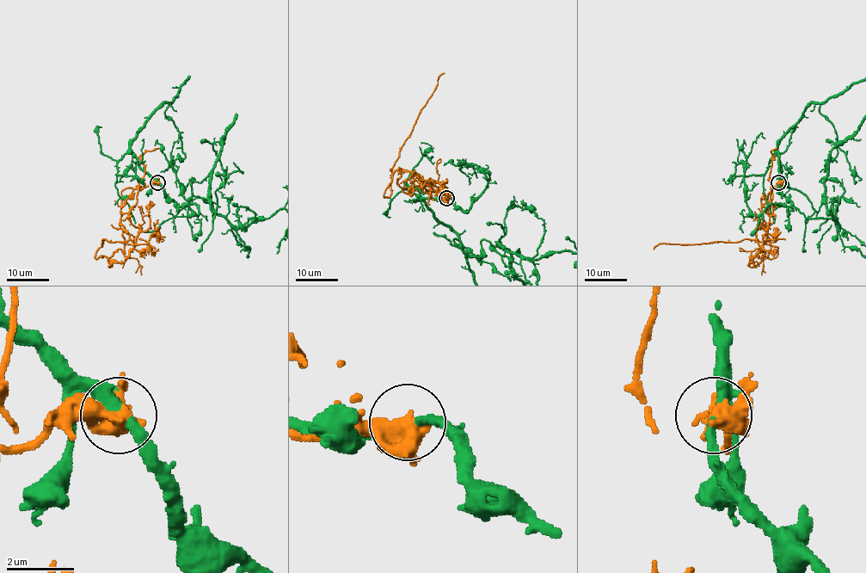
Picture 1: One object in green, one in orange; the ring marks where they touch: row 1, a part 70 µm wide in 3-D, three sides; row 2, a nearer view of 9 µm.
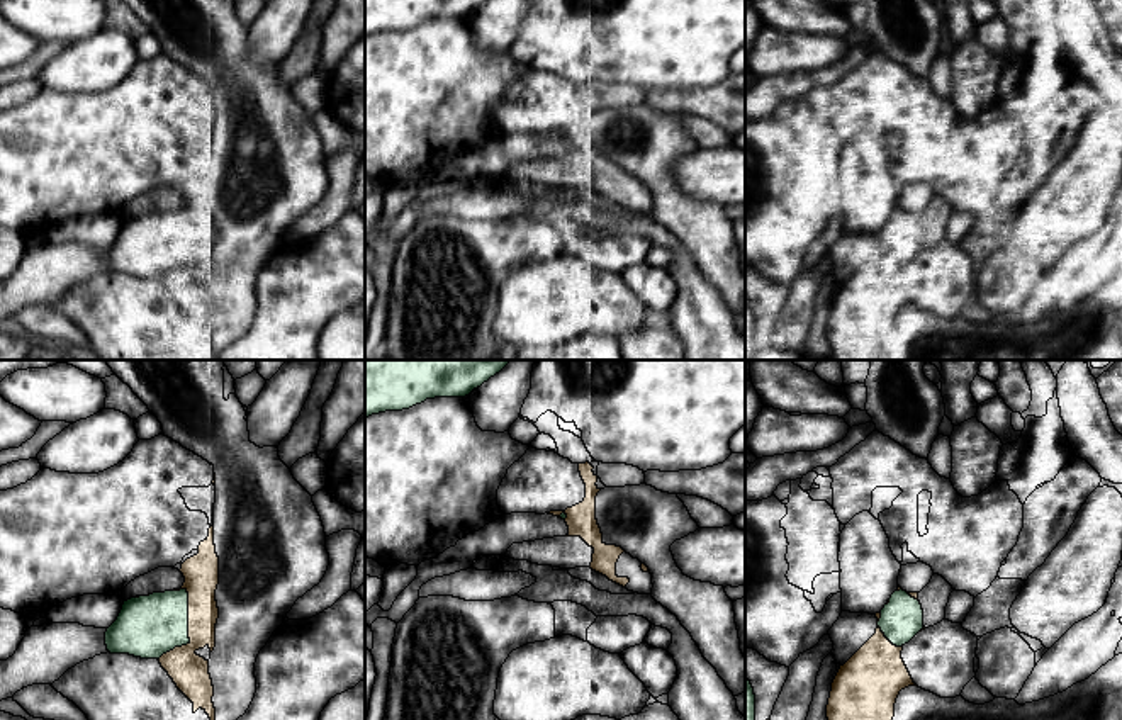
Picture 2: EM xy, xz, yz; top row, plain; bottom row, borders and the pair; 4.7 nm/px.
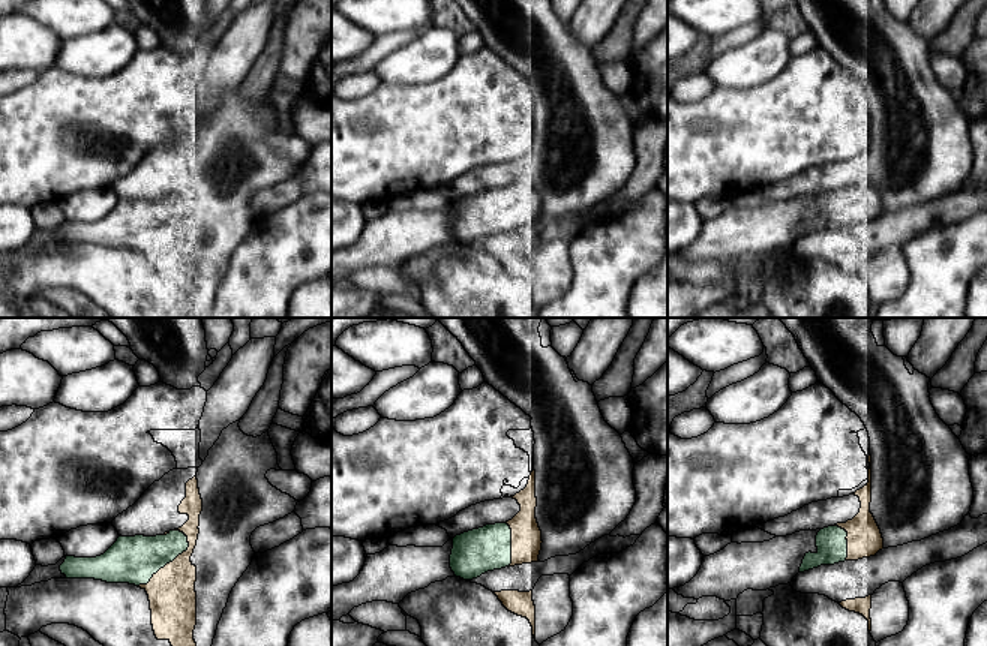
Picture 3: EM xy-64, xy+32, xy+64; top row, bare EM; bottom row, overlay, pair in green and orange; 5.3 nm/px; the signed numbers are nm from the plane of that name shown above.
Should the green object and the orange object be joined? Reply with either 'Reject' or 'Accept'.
Reject

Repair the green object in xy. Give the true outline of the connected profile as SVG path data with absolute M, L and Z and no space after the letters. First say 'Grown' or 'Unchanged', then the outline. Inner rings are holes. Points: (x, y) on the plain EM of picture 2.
Unchanged. M165 211L124 221L117 239L105 251L110 273L160 278L190 263L188 212Z

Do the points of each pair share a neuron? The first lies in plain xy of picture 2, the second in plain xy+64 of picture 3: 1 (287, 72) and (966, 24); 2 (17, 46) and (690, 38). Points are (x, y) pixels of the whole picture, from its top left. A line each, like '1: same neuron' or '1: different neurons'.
1: same neuron
2: same neuron

